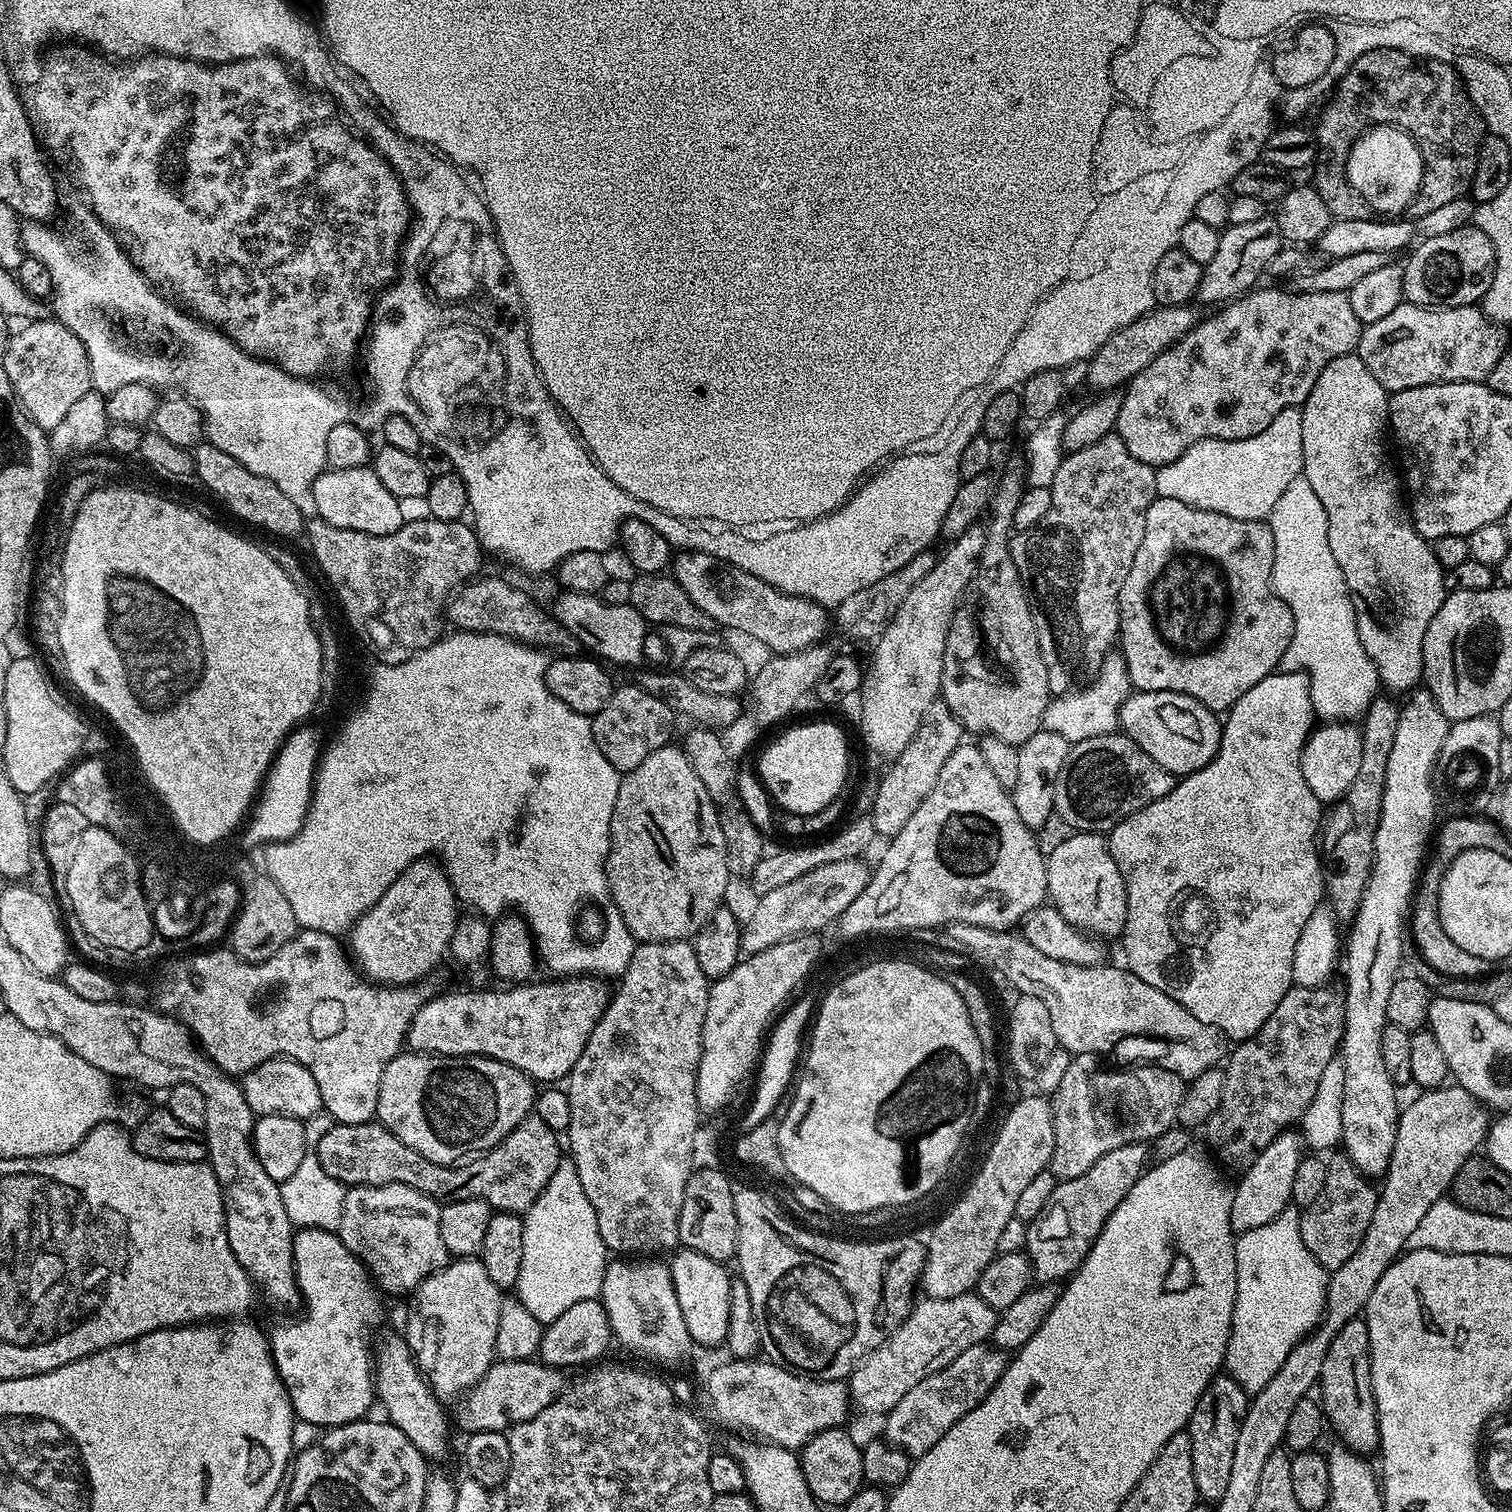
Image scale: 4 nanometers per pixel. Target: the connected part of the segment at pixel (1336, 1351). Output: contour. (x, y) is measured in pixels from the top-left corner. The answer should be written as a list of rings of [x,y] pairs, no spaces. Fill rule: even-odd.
[[[1364,1319],[1346,1322],[1346,1326],[1338,1330],[1334,1342],[1330,1342],[1330,1350],[1326,1350],[1326,1362],[1322,1362],[1318,1384],[1318,1399],[1331,1431],[1333,1428],[1340,1435],[1337,1437],[1349,1448],[1361,1454],[1375,1453],[1380,1434],[1376,1430],[1376,1399],[1370,1374],[1370,1334]]]

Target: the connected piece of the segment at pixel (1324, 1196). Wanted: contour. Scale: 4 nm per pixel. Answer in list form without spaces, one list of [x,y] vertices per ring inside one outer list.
[[[1347,1154],[1339,1155],[1327,1157],[1328,1169],[1322,1192],[1300,1214],[1302,1242],[1306,1242],[1306,1250],[1310,1250],[1319,1264],[1329,1270],[1341,1268],[1358,1250],[1366,1228],[1370,1226],[1370,1218],[1374,1218],[1378,1199],[1377,1185],[1362,1175]]]

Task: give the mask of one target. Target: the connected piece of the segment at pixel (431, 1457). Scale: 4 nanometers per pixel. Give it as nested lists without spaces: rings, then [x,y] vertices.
[[[403,1335],[400,1336],[384,1336],[375,1341],[374,1344],[374,1383],[376,1385],[376,1394],[375,1399],[378,1401],[379,1407],[380,1404],[384,1407],[383,1415],[386,1417],[388,1423],[393,1424],[394,1426],[398,1426],[398,1430],[402,1430],[402,1434],[406,1434],[406,1438],[410,1438],[410,1442],[414,1442],[414,1446],[418,1446],[418,1450],[421,1454],[424,1455],[424,1459],[429,1462],[435,1462],[435,1460],[440,1460],[444,1455],[448,1452],[448,1424],[450,1428],[450,1422],[444,1418],[444,1410],[445,1408],[442,1405],[442,1402],[437,1399],[435,1394],[432,1392],[432,1389],[428,1387],[428,1382],[425,1376],[425,1373],[420,1371],[420,1367],[416,1364],[416,1358],[412,1353],[412,1348],[408,1345],[407,1339]]]

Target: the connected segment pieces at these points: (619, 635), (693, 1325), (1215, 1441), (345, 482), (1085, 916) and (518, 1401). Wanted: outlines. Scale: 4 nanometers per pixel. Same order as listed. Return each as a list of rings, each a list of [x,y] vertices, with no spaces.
[[[567,590],[559,593],[556,600],[554,615],[561,626],[580,643],[581,649],[589,648],[593,657],[601,661],[613,660],[616,664],[636,664],[644,656],[644,639],[650,631],[649,625],[634,610],[632,605],[608,605],[600,600],[599,595],[590,592],[570,592]]]
[[[681,1247],[670,1260],[674,1294],[678,1298],[678,1306],[682,1306],[682,1318],[686,1318],[686,1330],[698,1345],[705,1344],[712,1348],[723,1345],[726,1338],[726,1326],[730,1322],[730,1286],[733,1277],[721,1261],[706,1258],[706,1254],[698,1254],[694,1250]]]
[[[1218,1374],[1208,1383],[1208,1388],[1198,1398],[1198,1406],[1194,1406],[1194,1414],[1188,1419],[1187,1433],[1192,1443],[1192,1461],[1194,1462],[1194,1486],[1197,1497],[1204,1502],[1215,1502],[1226,1494],[1226,1485],[1230,1479],[1230,1469],[1234,1463],[1234,1445],[1238,1442],[1238,1430],[1242,1418],[1246,1418],[1246,1410],[1250,1403],[1249,1393],[1234,1382],[1227,1374]]]
[[[371,466],[338,470],[328,468],[321,472],[310,489],[310,501],[316,507],[315,515],[330,526],[338,526],[342,530],[358,530],[375,536],[394,534],[406,523],[406,515],[402,502],[382,482],[378,482],[378,474]]]
[[[1073,831],[1070,838],[1066,838],[1066,842],[1062,842],[1062,846],[1058,846],[1058,850],[1047,853],[1046,863],[1048,866],[1048,895],[1051,907],[1057,908],[1062,914],[1062,918],[1066,918],[1066,922],[1070,922],[1075,928],[1079,928],[1085,934],[1091,934],[1097,938],[1105,938],[1104,936],[1119,937],[1124,931],[1124,923],[1126,922],[1126,914],[1128,913],[1128,903],[1126,902],[1126,886],[1122,874],[1118,870],[1118,866],[1114,862],[1114,858],[1108,849],[1107,839],[1098,832],[1077,832]]]
[[[536,1358],[497,1359],[486,1370],[486,1374],[482,1374],[480,1381],[469,1388],[455,1405],[455,1427],[457,1424],[464,1434],[510,1430],[515,1424],[534,1418],[534,1414],[542,1414],[542,1410],[546,1410],[550,1402],[558,1399],[566,1387],[564,1376],[561,1369],[552,1368]]]

